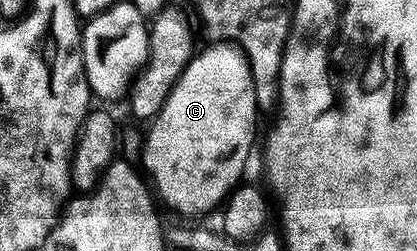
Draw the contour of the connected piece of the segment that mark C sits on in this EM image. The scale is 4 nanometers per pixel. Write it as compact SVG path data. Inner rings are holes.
M215 43L202 53L196 52L177 79L169 99L150 122L151 130L143 141L142 172L154 196L171 209L195 217L198 213L218 210L225 198L240 184L239 176L251 157L251 144L255 141L255 84L251 65L243 50L230 43Z

